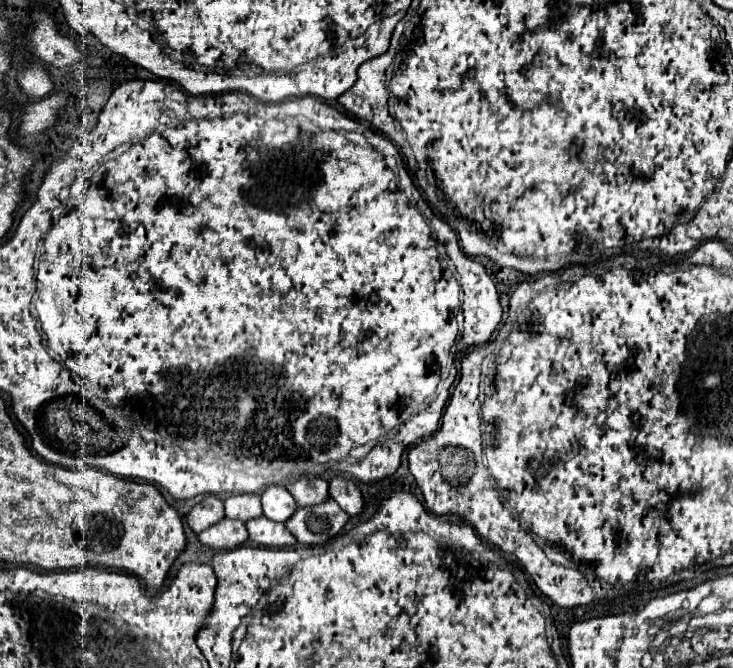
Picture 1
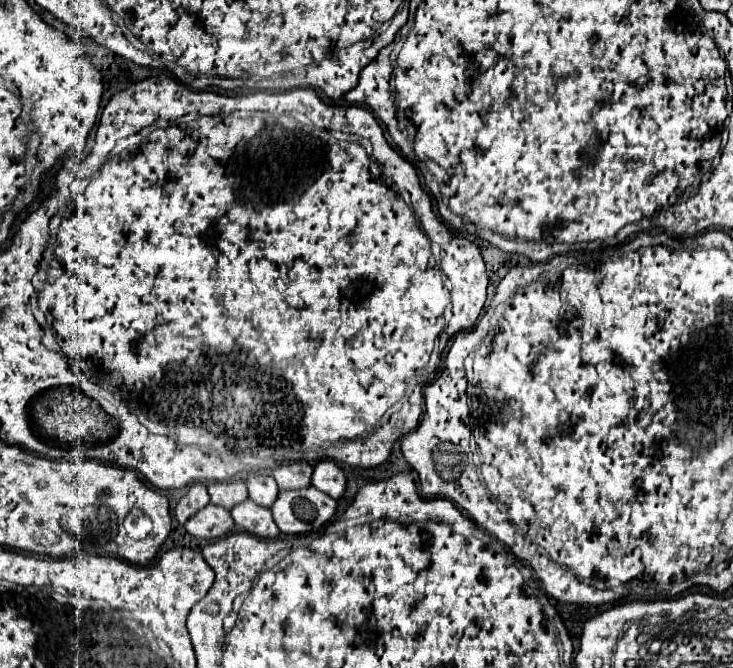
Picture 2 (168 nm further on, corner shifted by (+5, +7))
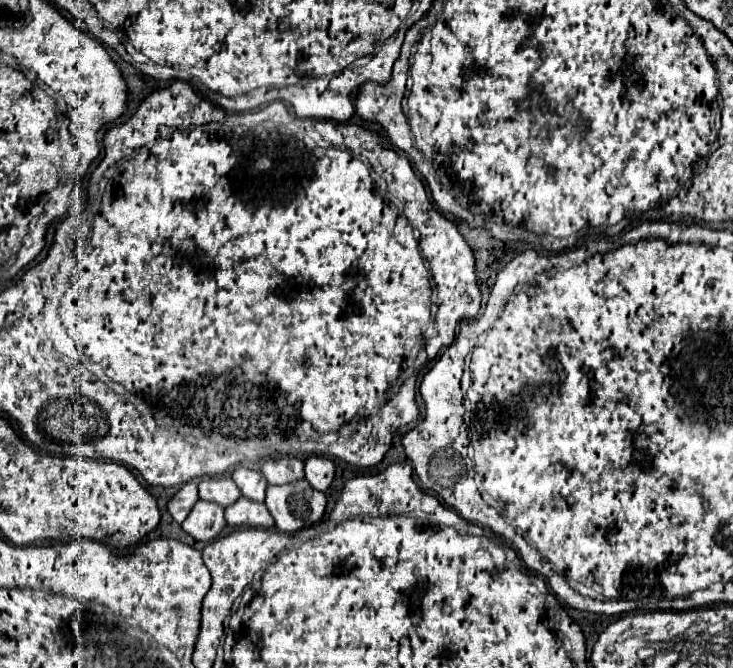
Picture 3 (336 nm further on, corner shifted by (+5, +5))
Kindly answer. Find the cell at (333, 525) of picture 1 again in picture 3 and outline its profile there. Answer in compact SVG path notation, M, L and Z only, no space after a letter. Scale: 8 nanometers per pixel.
M306 481L288 485L268 485L266 507L282 533L296 533L322 521L326 495L312 489Z

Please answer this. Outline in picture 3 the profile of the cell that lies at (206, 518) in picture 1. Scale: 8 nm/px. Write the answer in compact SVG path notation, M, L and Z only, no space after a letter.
M194 481L184 483L182 489L180 489L180 491L170 499L170 503L168 503L168 511L170 511L172 519L174 519L176 523L182 523L182 521L188 517L188 513L192 511L192 507L196 505L198 499L200 499L200 497L198 497L198 485L196 485Z

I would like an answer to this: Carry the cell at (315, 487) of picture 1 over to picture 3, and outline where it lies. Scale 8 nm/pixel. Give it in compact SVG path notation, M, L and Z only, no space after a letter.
M284 457L280 461L266 461L262 467L262 475L270 485L286 485L304 479L304 461Z

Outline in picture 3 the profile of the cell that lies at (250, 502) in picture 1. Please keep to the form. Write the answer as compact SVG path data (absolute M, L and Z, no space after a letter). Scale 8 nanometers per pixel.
M208 479L198 483L200 499L218 503L222 507L228 507L230 503L238 501L242 497L242 491L236 487L232 479Z

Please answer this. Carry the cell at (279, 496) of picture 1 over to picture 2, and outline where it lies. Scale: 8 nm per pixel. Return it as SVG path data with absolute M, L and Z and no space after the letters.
M250 473L246 477L246 487L250 493L250 499L262 507L272 507L272 501L276 501L276 493L278 493L278 485L276 481L272 481L270 475L258 475L258 473Z

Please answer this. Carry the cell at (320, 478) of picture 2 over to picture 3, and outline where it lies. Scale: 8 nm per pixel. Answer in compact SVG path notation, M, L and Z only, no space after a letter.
M308 457L304 463L304 473L306 473L306 481L316 489L316 491L328 491L332 481L334 481L334 473L336 467L328 457Z

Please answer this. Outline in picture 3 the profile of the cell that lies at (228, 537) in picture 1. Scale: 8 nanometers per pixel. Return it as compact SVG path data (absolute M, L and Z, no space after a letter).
M198 501L182 523L182 529L188 535L192 535L196 541L204 541L204 543L216 539L224 527L226 527L224 509L210 501Z

